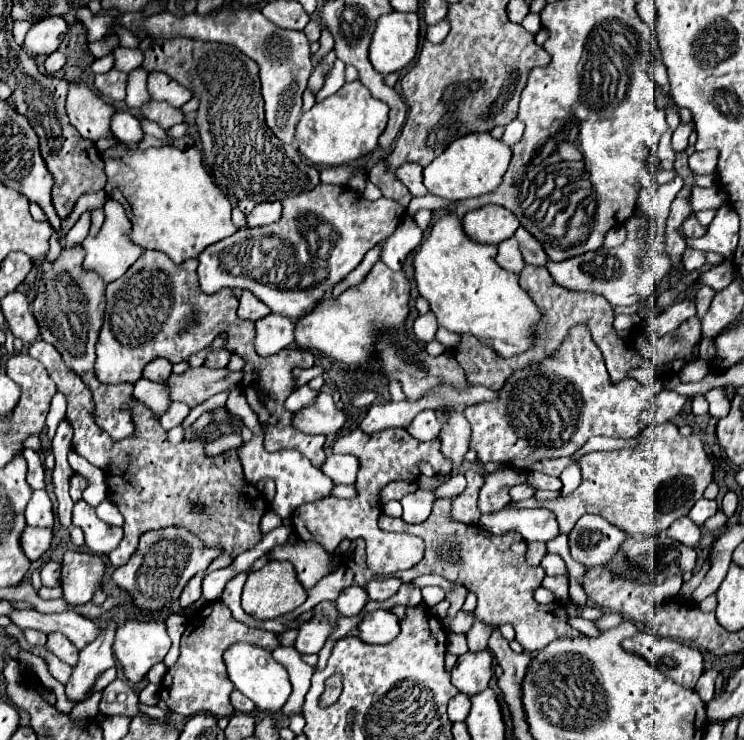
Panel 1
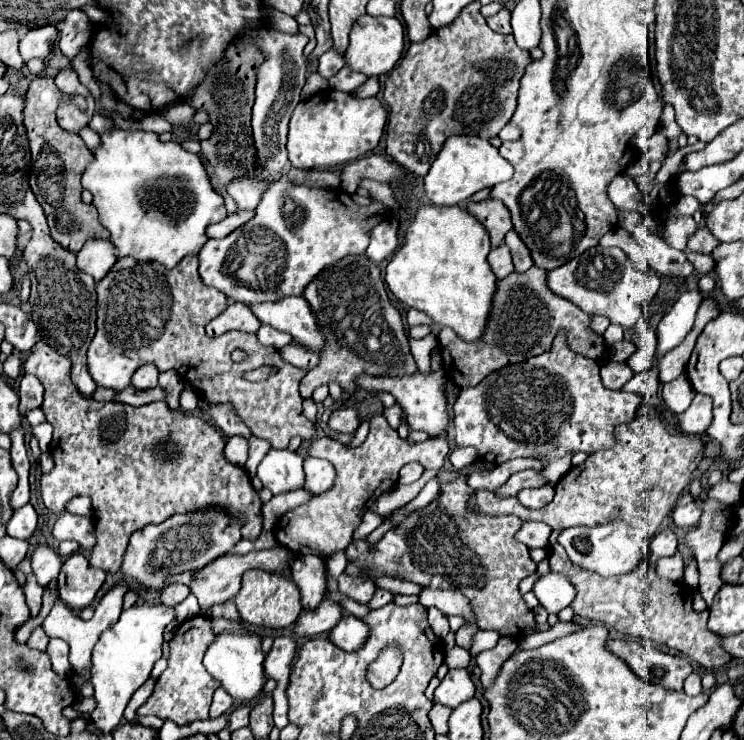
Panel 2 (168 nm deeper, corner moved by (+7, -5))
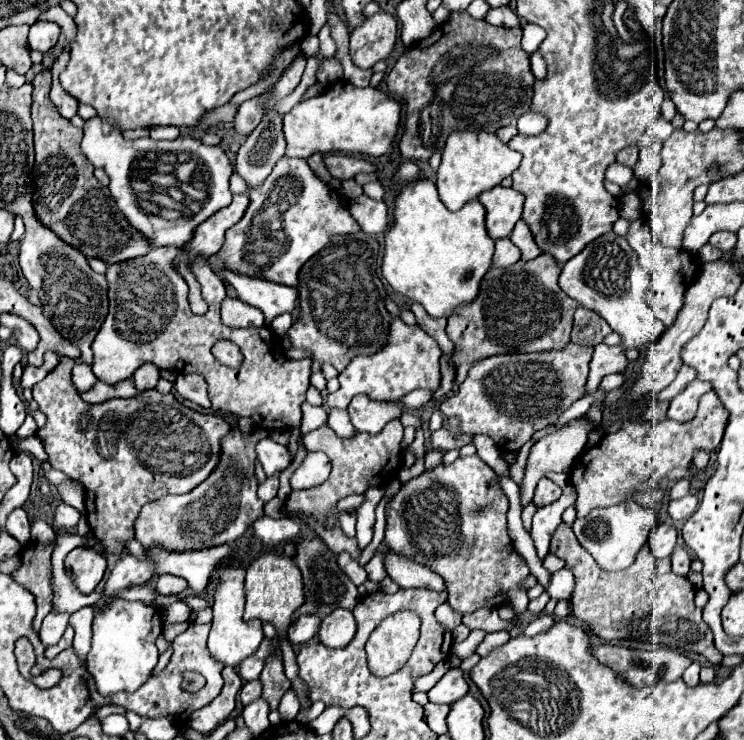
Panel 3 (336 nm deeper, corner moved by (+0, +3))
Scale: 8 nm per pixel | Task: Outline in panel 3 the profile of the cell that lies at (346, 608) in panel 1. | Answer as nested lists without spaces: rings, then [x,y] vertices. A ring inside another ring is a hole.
[[[306,614],[300,616],[298,620],[292,622],[292,626],[288,628],[288,638],[292,644],[306,644],[308,640],[312,640],[320,628],[322,618],[318,614]]]

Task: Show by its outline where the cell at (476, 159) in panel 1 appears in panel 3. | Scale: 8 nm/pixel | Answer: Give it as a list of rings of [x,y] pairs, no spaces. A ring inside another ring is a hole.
[[[452,132],[442,150],[442,162],[438,168],[436,188],[440,200],[448,210],[460,210],[468,200],[474,200],[480,192],[498,186],[520,166],[520,154],[510,150],[496,134],[490,132]]]

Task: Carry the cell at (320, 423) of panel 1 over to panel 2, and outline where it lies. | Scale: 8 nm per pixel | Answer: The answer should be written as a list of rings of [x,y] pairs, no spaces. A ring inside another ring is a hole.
[[[343,406],[339,408],[337,412],[331,414],[331,420],[329,420],[329,428],[333,432],[343,432],[343,434],[353,434],[357,432],[361,420],[359,420],[359,412],[351,406]]]

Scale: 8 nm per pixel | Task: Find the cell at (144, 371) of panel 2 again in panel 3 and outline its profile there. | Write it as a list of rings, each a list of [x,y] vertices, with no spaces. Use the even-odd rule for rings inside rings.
[[[142,364],[136,372],[134,372],[134,384],[140,392],[144,390],[152,390],[156,388],[160,380],[160,368],[156,368],[154,364]]]

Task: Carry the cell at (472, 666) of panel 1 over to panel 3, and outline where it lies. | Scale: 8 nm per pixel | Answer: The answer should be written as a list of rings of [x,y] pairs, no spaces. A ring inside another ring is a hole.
[[[452,668],[428,692],[428,698],[436,704],[454,704],[466,694],[468,694],[468,682],[464,678],[464,672],[460,668]]]

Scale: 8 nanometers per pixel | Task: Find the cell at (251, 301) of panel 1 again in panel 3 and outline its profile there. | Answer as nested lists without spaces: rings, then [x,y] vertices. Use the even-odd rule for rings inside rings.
[[[226,298],[222,304],[222,322],[234,328],[248,328],[248,326],[264,326],[264,316],[260,310],[244,304],[238,298]]]

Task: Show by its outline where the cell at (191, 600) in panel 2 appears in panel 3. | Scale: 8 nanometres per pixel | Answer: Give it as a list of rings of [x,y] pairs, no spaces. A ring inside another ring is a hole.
[[[176,600],[174,604],[166,606],[162,614],[164,614],[164,622],[166,622],[166,624],[188,622],[188,620],[190,620],[190,614],[192,614],[192,608],[190,608],[184,600]]]

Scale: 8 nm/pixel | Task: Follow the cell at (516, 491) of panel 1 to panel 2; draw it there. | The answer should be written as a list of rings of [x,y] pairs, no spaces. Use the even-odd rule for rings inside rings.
[[[545,484],[541,488],[525,488],[517,494],[517,498],[527,508],[543,508],[553,500],[553,494],[555,494],[553,486]]]

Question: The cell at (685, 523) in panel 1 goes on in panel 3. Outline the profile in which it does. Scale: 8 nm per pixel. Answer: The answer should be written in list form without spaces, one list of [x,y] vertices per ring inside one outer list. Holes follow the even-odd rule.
[[[658,524],[652,534],[650,534],[650,548],[652,548],[652,556],[654,558],[666,558],[672,554],[672,550],[676,548],[676,540],[678,540],[678,530],[672,524]]]

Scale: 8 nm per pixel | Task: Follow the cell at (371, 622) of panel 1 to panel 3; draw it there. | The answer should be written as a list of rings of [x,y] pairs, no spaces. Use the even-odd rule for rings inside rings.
[[[336,608],[332,614],[328,614],[318,630],[318,638],[328,648],[344,648],[356,632],[356,620],[350,610]]]

